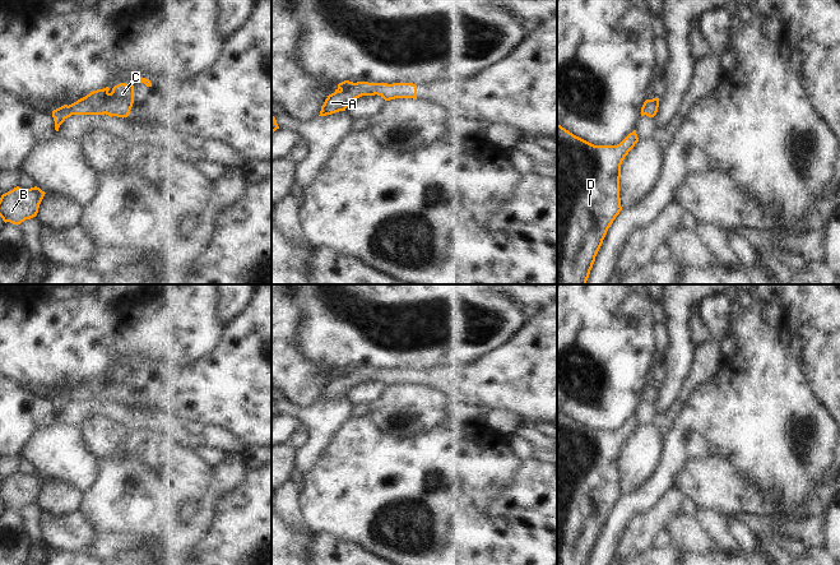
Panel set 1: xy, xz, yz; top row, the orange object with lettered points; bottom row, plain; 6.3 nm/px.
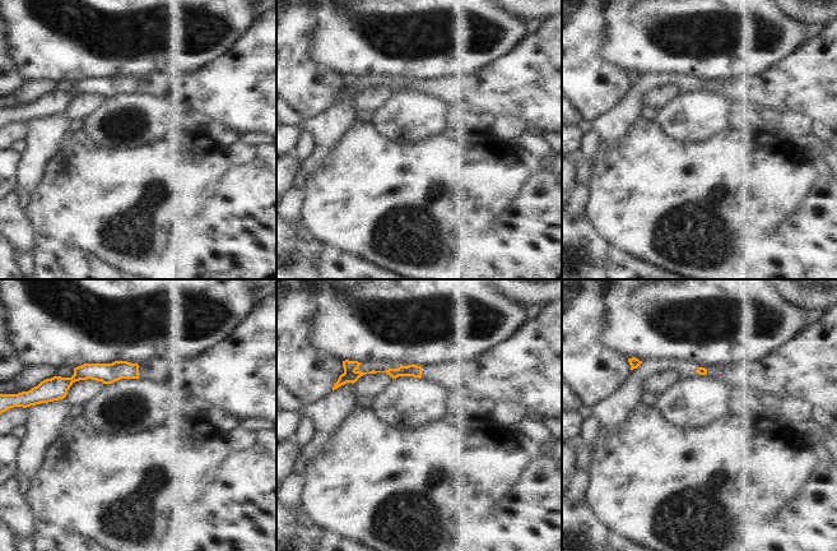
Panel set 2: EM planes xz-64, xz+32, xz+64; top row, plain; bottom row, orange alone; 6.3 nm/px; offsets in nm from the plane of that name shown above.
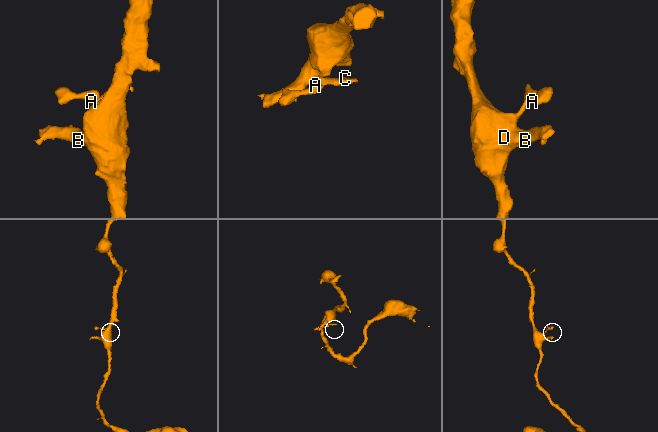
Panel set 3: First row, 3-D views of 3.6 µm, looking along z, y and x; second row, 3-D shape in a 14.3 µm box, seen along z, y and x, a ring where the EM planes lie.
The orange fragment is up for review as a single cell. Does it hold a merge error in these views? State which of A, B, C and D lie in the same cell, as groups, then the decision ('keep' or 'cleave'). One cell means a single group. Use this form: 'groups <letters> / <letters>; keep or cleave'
groups A C / B D; cleave

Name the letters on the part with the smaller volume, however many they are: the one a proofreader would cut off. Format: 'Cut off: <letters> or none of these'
Cut off: A, C

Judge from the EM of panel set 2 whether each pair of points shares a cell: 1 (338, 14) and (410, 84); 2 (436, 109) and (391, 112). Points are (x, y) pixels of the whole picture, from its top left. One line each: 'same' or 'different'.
1: different
2: same

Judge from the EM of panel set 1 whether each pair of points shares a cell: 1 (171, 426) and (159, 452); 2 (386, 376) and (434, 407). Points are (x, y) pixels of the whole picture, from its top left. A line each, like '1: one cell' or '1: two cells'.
1: two cells
2: two cells

